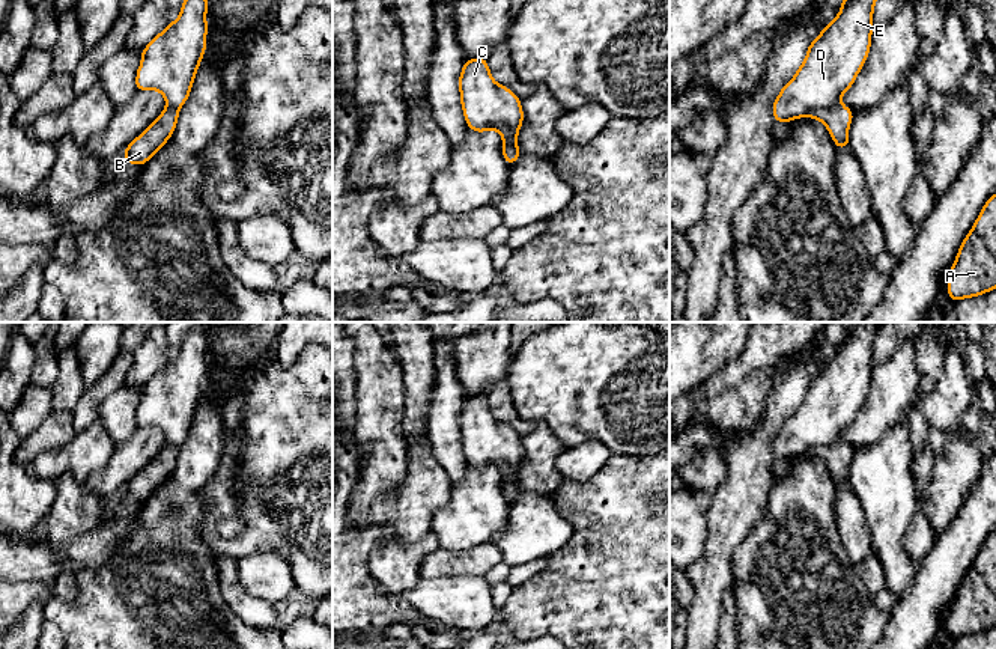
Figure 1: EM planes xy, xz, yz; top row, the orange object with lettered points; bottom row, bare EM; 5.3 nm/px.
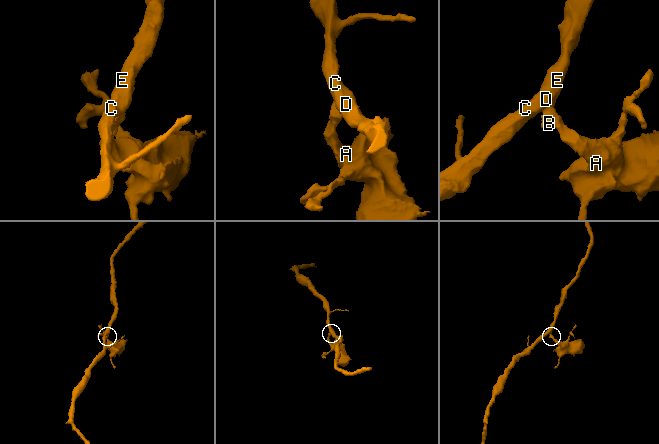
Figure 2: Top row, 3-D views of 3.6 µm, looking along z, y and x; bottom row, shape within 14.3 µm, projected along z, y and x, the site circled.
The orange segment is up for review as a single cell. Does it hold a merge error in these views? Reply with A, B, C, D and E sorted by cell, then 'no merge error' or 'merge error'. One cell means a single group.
A B / C D E | merge error

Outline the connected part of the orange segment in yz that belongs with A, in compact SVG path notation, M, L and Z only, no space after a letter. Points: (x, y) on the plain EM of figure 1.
M996 530L981 547L949 605L948 632L958 638L996 626Z

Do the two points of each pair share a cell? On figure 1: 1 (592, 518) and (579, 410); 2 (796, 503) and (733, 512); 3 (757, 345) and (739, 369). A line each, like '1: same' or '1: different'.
1: different
2: different
3: same

